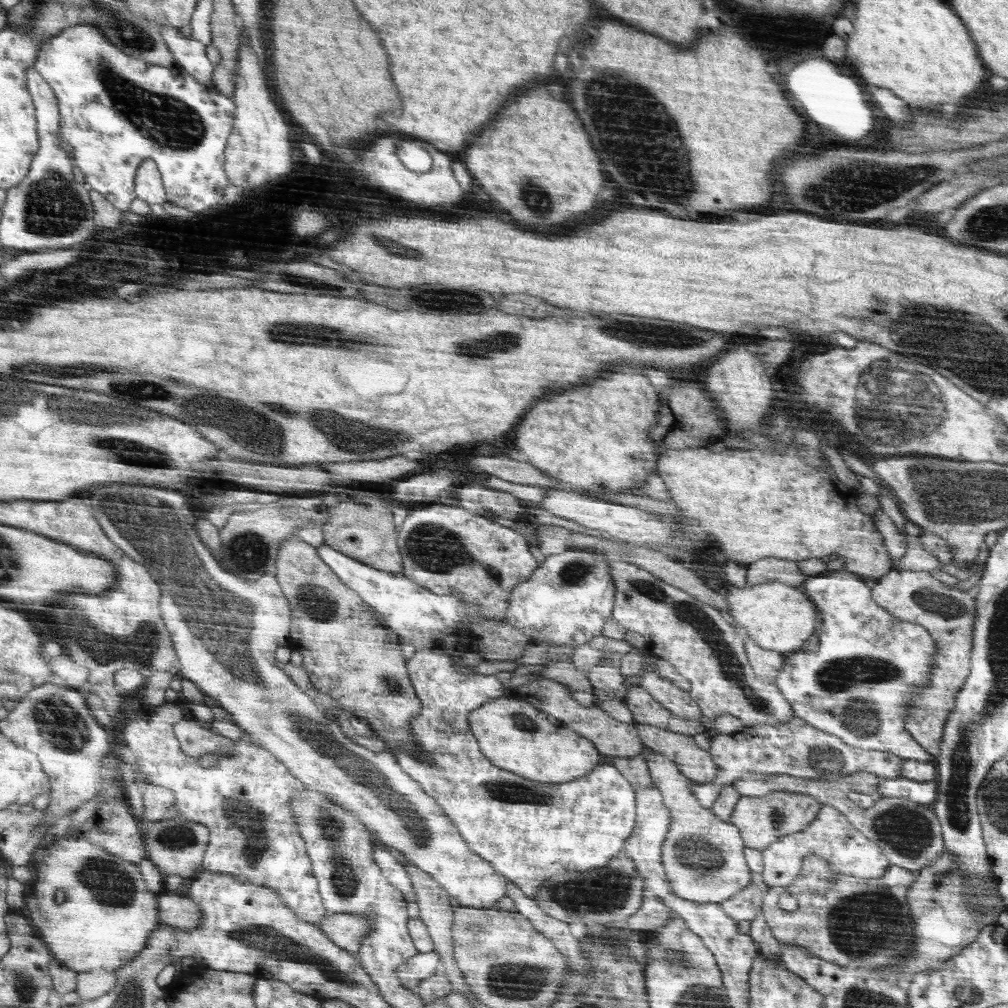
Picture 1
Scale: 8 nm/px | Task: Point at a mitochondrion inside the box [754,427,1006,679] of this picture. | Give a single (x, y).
(933, 601)

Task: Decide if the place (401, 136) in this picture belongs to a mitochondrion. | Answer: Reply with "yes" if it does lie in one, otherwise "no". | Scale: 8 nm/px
no

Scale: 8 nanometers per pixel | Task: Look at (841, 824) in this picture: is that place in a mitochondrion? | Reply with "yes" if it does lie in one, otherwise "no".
no

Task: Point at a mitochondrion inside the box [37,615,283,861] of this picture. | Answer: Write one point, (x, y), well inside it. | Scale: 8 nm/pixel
(102, 647)

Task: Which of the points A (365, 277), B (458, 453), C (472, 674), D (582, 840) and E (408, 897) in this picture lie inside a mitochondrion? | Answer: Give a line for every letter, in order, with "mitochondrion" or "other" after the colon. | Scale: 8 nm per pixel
A: other
B: other
C: other
D: other
E: other

